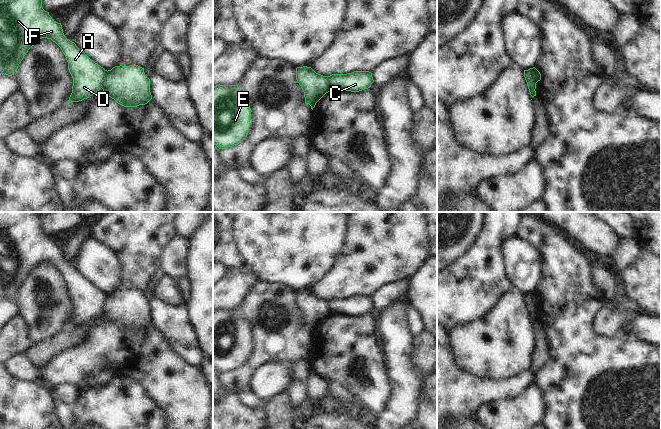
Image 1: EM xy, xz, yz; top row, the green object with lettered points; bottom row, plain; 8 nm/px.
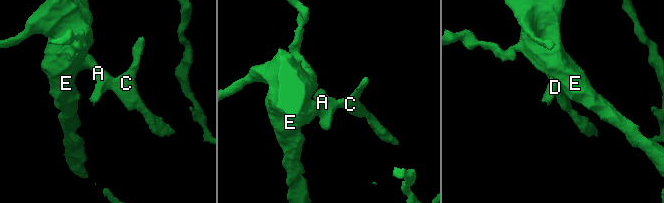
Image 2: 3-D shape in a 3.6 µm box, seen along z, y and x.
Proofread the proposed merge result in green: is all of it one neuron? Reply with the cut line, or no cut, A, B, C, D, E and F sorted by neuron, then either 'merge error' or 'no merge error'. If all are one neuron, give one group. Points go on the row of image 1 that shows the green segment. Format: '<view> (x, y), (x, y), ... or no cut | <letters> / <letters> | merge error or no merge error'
xy (107, 71), (101, 87) | A B D E F / C | merge error

